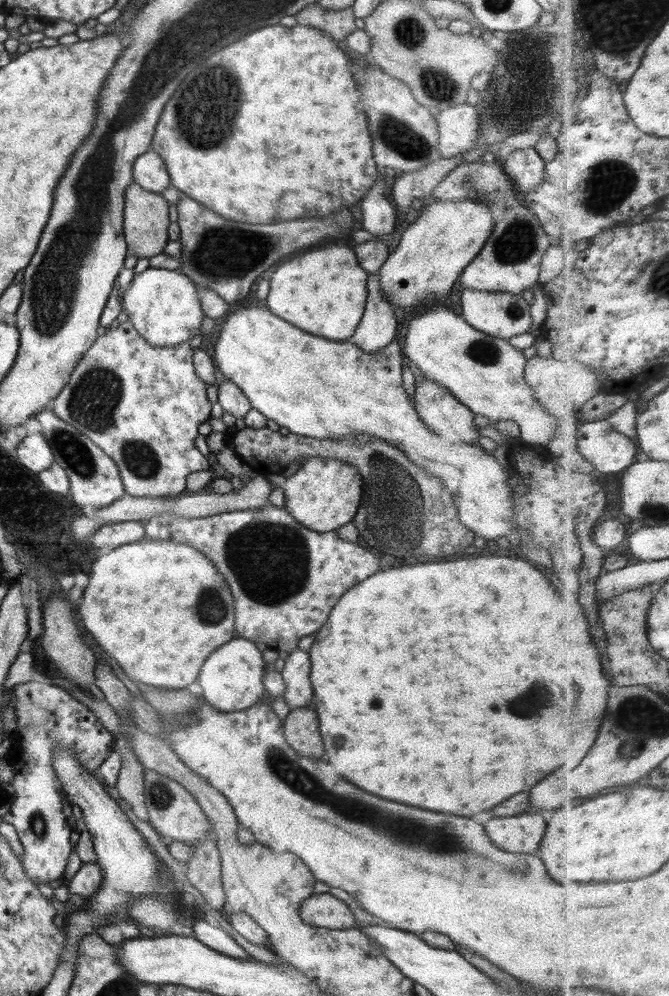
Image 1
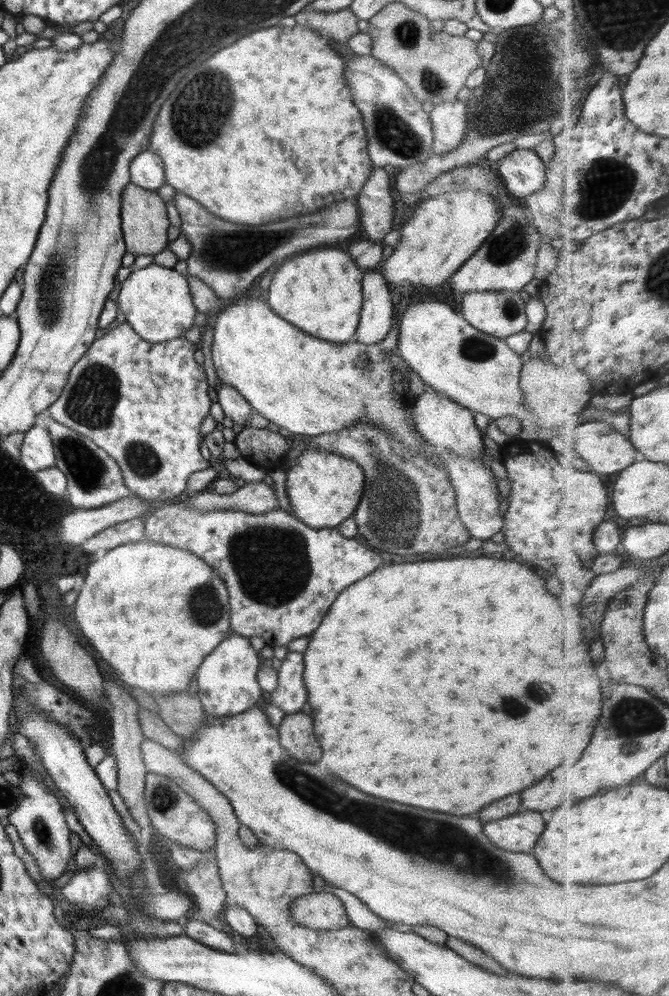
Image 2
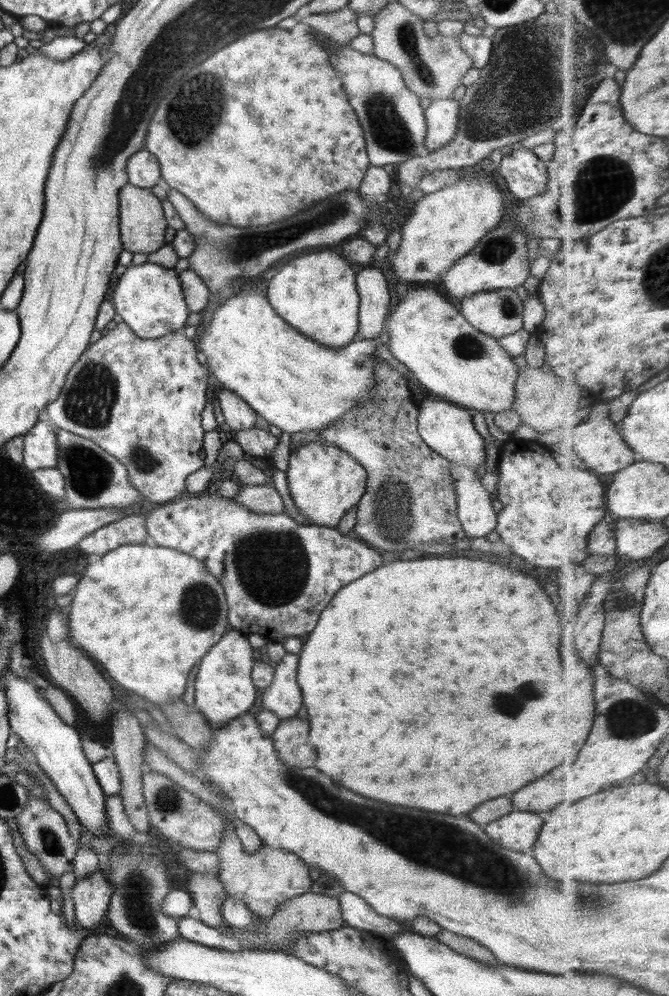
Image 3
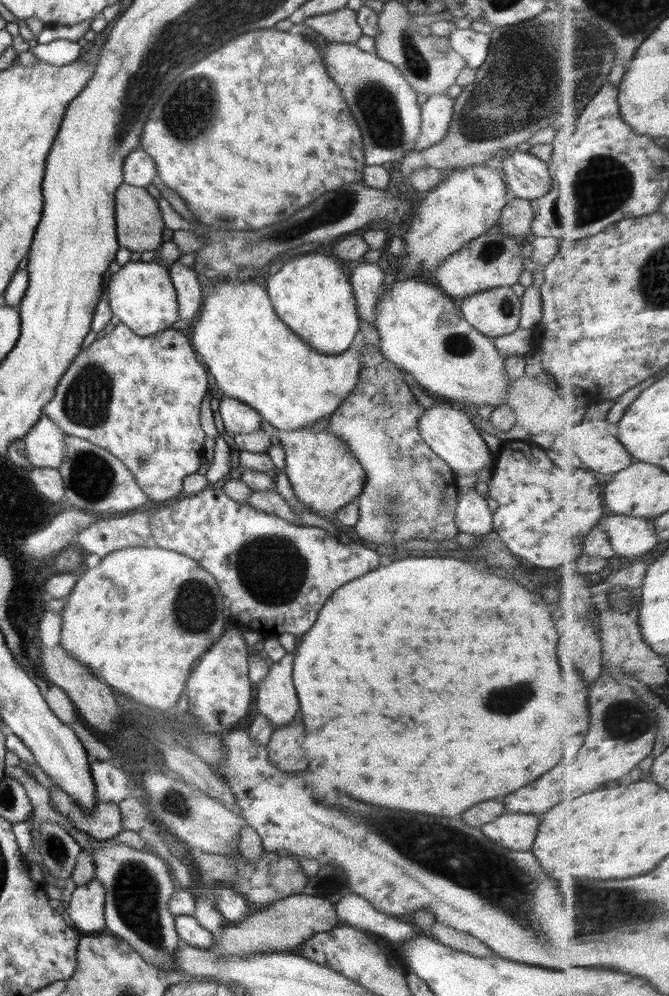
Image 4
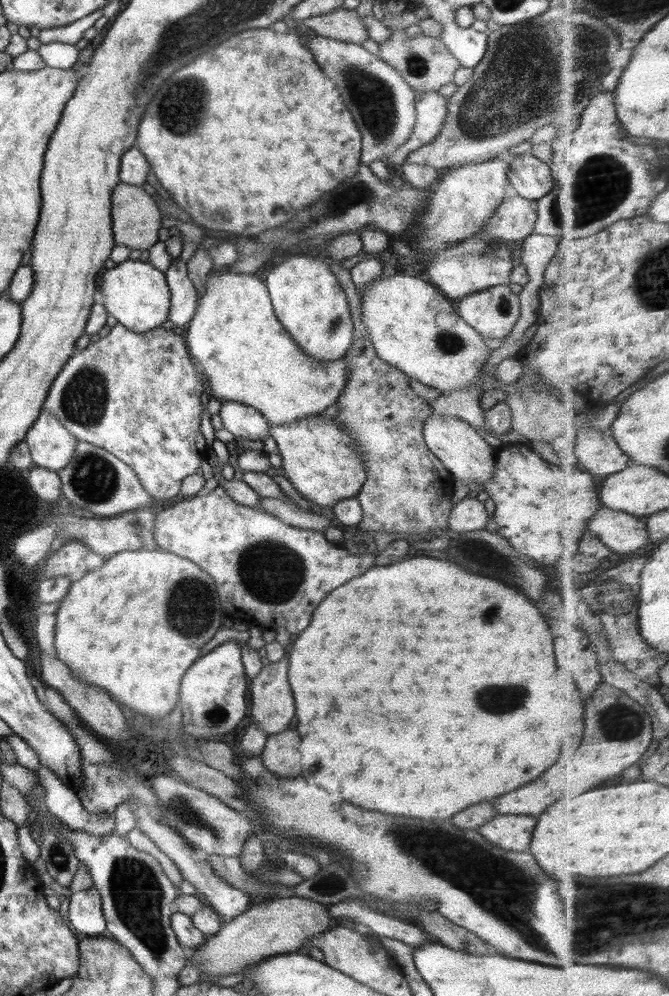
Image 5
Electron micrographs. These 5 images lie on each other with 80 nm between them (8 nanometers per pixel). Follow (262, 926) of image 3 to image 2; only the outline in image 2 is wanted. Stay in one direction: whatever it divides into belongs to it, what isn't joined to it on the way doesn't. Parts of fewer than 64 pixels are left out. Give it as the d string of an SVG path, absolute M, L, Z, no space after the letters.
M314 891L291 904L292 918L303 927L329 931L352 926L343 902L334 894Z

